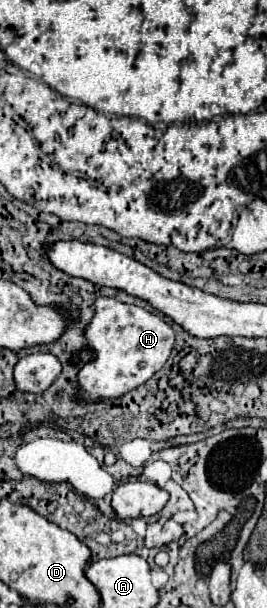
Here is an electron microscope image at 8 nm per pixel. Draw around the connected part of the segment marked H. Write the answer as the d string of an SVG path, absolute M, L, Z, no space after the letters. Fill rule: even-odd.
M97 298L95 318L87 328L87 342L95 352L95 358L79 370L77 388L79 400L91 404L121 398L123 394L145 384L165 366L175 334L159 314L151 314L135 304L123 304L115 298Z

